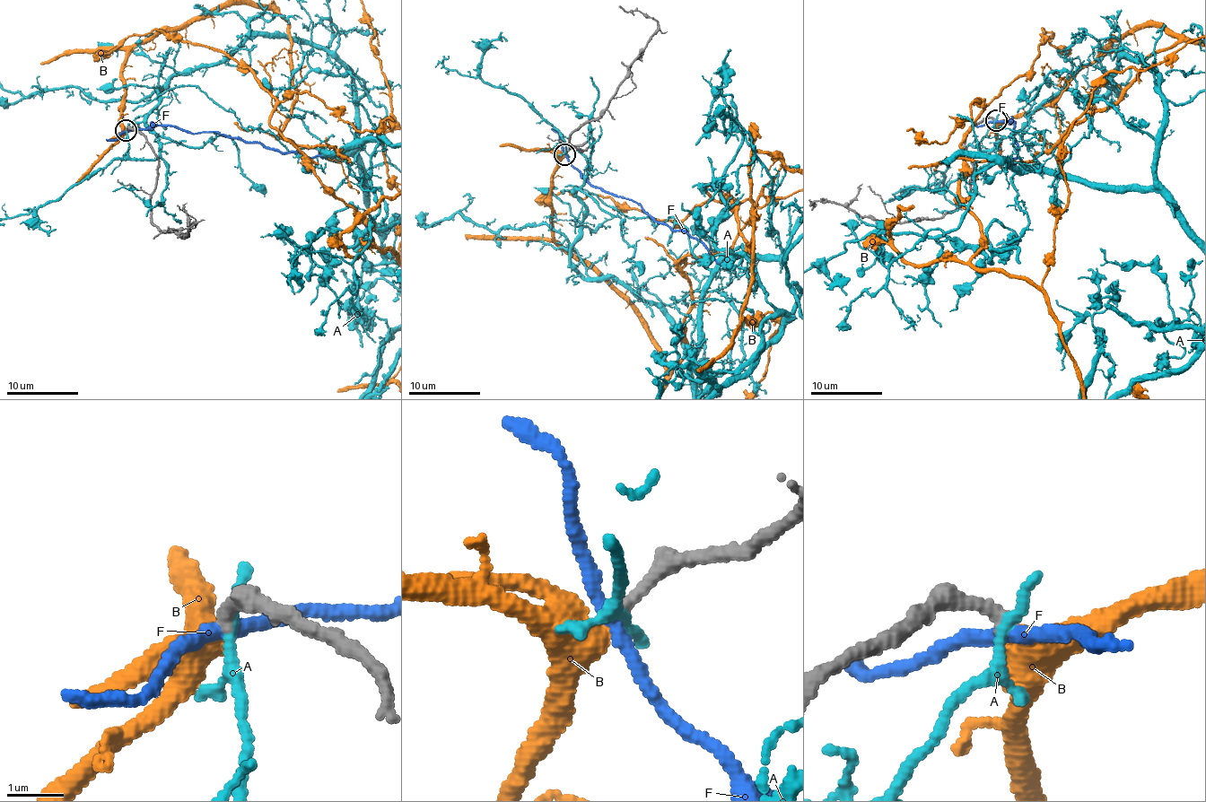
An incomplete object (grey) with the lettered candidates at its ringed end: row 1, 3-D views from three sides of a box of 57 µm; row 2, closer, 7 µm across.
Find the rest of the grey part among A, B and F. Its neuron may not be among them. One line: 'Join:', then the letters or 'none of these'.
Join: B

